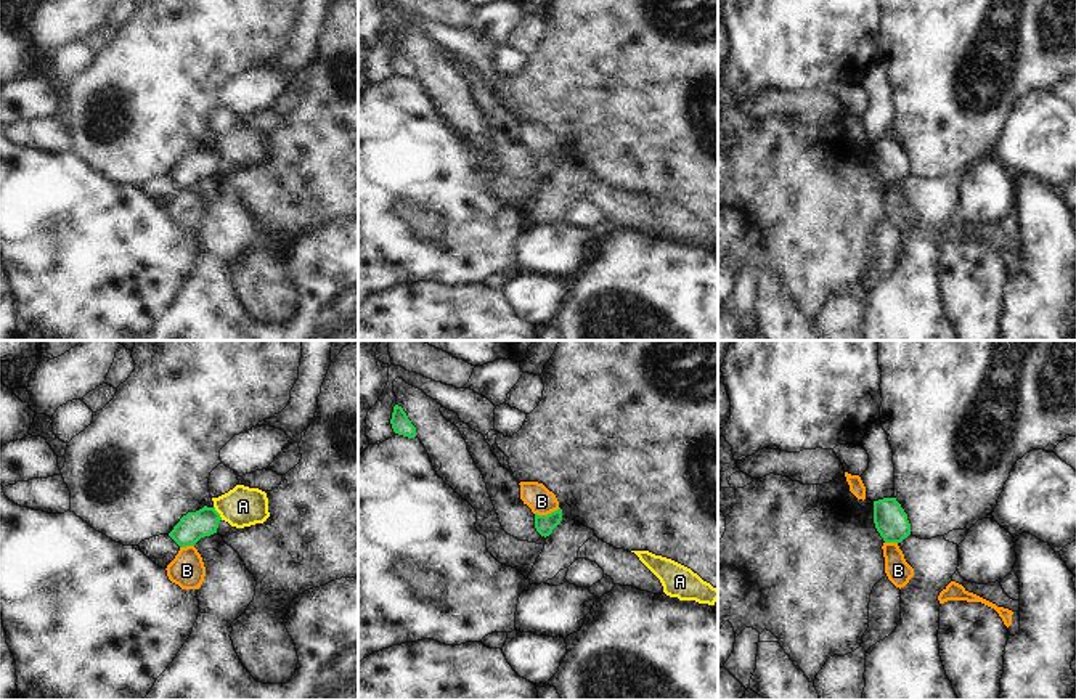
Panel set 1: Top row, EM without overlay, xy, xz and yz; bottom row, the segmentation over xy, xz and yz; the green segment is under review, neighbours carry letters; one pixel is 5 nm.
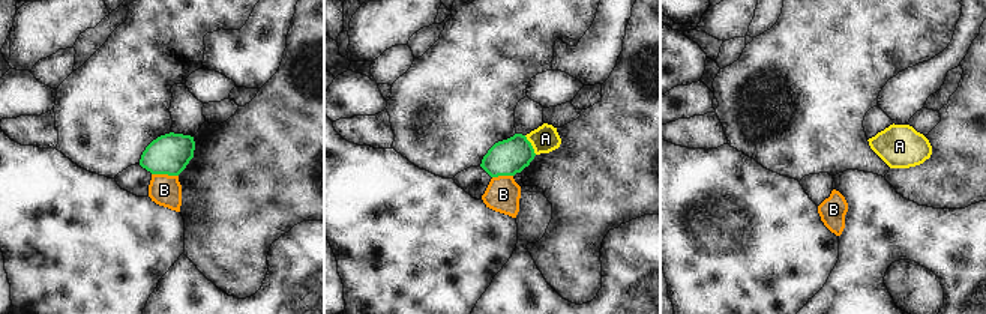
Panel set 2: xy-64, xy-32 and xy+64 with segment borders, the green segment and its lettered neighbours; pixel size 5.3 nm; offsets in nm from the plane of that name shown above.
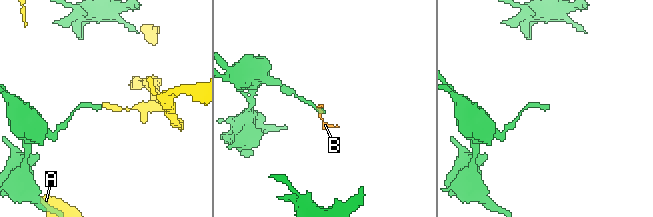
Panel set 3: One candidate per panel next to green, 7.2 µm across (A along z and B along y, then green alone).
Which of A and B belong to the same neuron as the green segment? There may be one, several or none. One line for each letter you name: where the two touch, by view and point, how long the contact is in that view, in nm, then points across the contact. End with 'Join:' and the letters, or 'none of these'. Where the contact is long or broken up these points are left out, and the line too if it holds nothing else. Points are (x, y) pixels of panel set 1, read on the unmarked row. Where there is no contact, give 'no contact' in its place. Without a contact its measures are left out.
Join: none of these

